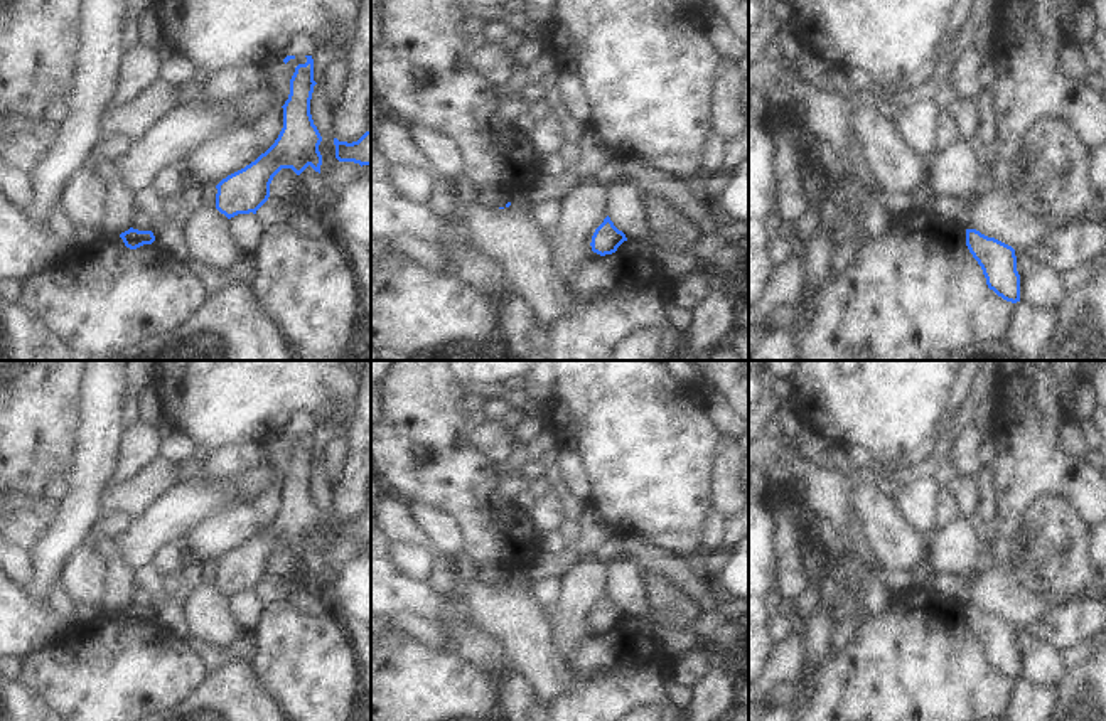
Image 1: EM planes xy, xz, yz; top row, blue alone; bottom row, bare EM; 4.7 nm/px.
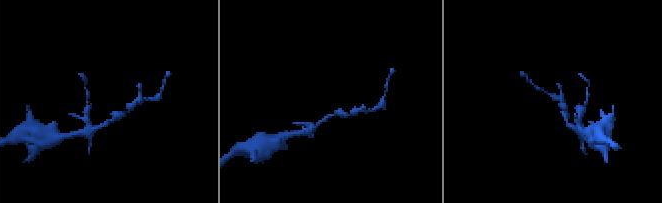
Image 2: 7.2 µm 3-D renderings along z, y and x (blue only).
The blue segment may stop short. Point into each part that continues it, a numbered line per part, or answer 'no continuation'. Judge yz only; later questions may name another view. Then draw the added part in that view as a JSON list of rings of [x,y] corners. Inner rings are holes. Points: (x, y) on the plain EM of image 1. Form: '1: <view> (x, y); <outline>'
no continuation

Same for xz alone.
no continuation

